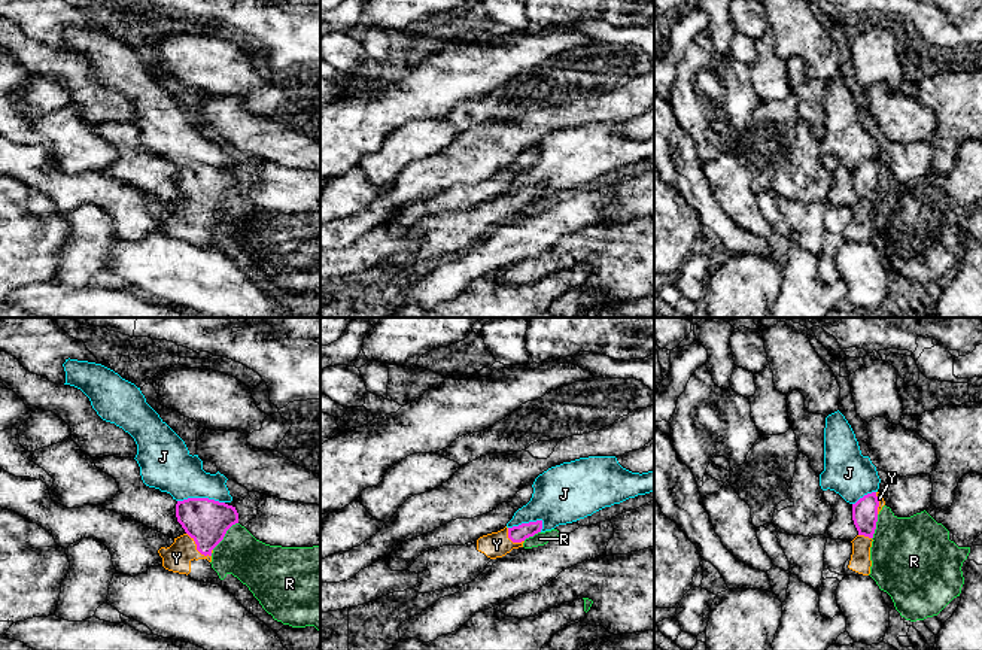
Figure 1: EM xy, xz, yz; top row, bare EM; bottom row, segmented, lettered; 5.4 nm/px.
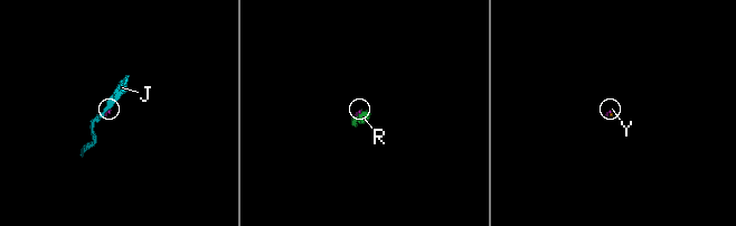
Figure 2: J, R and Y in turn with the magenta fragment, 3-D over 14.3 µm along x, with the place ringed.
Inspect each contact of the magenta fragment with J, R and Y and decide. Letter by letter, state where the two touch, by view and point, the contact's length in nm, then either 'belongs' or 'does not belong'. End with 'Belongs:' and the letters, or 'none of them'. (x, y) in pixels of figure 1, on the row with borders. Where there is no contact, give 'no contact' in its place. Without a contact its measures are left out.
J: xy (201, 498) | 260 nm | does not belong
R: xy (224, 535) | 200 nm | does not belong
Y: xy (197, 547) | 190 nm | belongs
Belongs: Y

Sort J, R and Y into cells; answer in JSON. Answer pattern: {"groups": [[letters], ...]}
{"groups": [["J"], ["R"], ["Y"]]}

